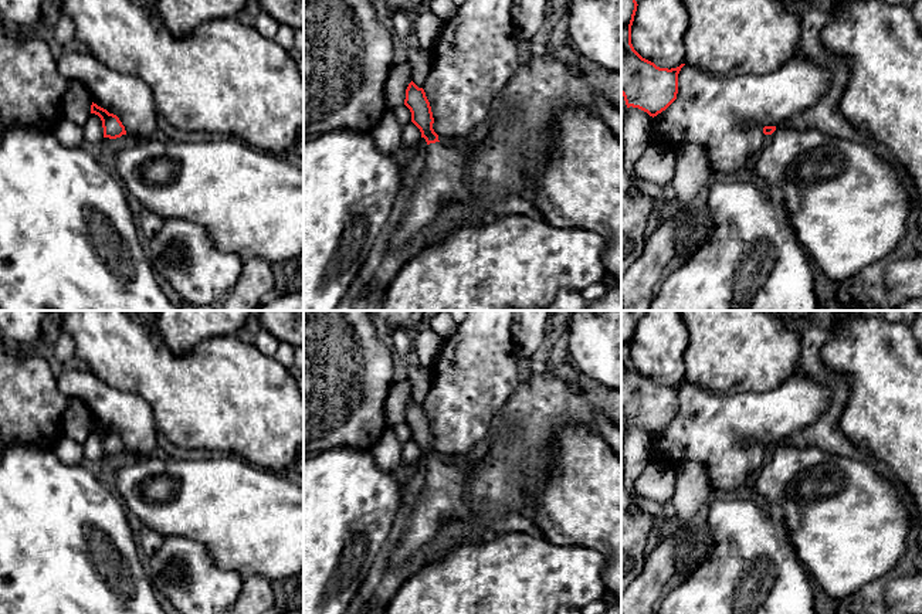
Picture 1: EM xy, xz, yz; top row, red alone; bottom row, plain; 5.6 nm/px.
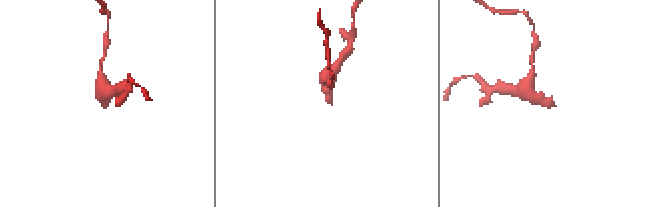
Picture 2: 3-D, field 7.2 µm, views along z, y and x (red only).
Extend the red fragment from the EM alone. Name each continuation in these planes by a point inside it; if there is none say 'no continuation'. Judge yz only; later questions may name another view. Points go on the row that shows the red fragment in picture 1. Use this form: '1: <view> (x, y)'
1: yz (848, 207)

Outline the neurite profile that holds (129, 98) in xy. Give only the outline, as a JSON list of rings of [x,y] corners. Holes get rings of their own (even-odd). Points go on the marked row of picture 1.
[[[64,50],[57,55],[60,72],[85,85],[92,102],[119,118],[125,126],[128,142],[132,139],[149,139],[157,129],[157,109],[150,86],[138,77],[111,69],[88,51]]]

